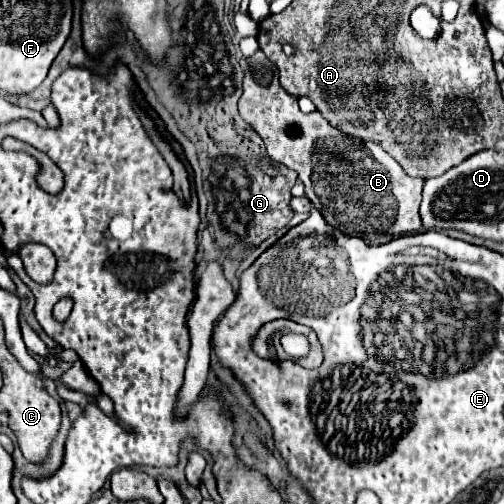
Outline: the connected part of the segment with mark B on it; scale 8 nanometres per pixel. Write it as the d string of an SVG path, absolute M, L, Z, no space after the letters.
M256 51L246 61L248 61L248 67L244 73L244 93L238 103L240 115L262 137L270 159L298 173L300 181L306 187L306 197L322 213L322 217L338 231L346 235L362 237L366 243L374 243L374 245L396 239L396 237L404 237L404 235L416 235L422 227L418 207L420 207L424 181L418 177L410 179L410 175L406 175L406 171L378 143L362 141L362 139L340 133L318 111L304 115L298 109L296 97L292 97L290 93L282 89L278 81L276 65L270 63L262 51Z

